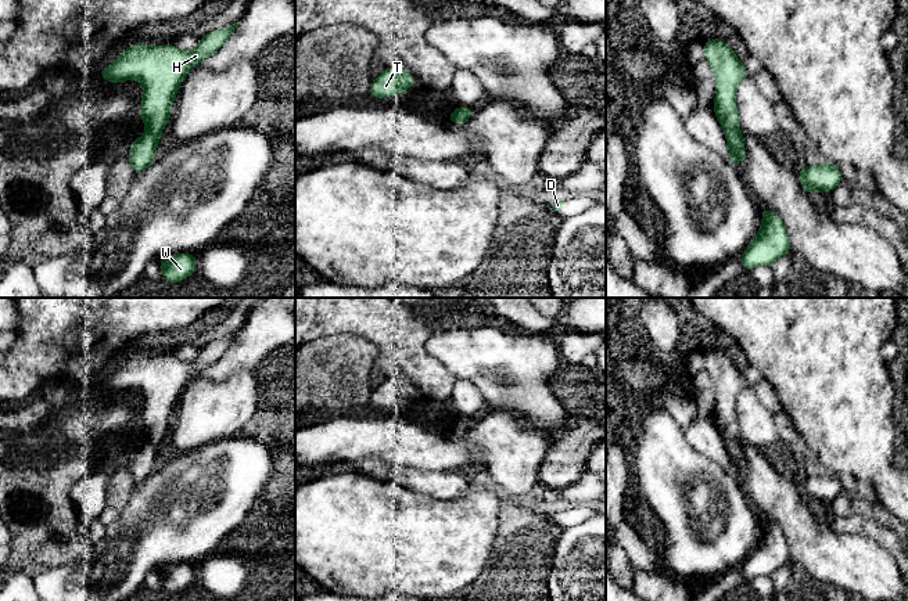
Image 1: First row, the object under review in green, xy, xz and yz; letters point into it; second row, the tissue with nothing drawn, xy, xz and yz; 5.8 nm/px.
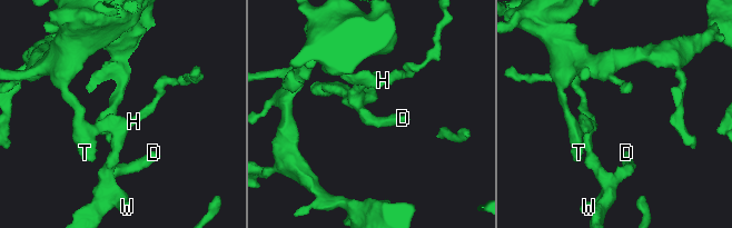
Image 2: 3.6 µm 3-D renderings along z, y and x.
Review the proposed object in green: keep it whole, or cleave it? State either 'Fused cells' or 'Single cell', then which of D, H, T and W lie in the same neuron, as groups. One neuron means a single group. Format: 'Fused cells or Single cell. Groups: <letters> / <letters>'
Fused cells. Groups: D W / H T

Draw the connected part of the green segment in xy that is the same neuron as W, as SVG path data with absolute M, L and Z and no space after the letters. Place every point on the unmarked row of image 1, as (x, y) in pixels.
M173 564L159 571L162 589L168 593L182 593L197 579L195 565Z

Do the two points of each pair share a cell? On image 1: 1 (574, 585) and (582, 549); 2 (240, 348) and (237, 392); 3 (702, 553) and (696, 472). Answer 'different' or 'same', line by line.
1: same
2: different
3: same

